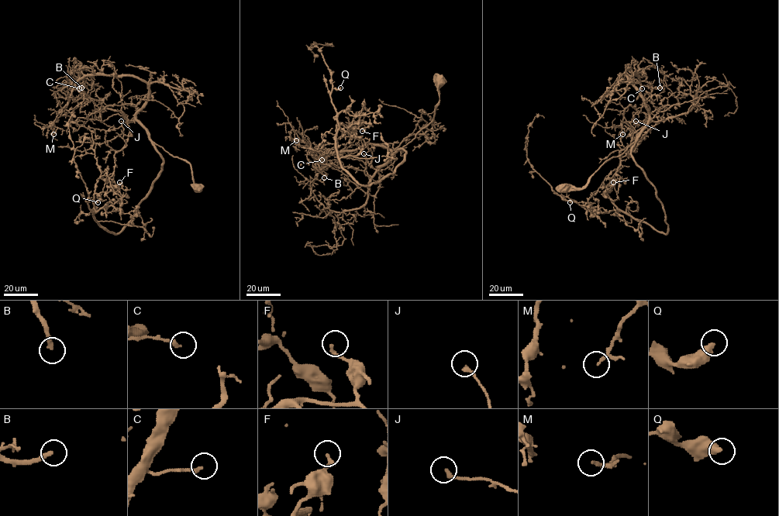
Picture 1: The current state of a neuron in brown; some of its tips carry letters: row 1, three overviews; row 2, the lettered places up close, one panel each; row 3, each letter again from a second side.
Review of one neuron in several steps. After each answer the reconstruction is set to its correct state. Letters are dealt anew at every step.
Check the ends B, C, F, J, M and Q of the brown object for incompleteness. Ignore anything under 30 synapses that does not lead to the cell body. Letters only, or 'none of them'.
B

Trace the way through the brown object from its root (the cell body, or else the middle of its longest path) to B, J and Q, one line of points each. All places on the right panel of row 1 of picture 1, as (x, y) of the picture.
B: (563, 189), (582, 189), (604, 162), (627, 149), (646, 125), (649, 110), (626, 76), (635, 74), (660, 87)
J: (563, 189), (582, 189), (604, 162), (620, 156), (651, 120), (646, 123), (635, 121)
Q: (563, 189), (582, 189), (651, 120), (619, 154), (617, 179), (606, 190), (616, 209), (591, 211), (570, 202)

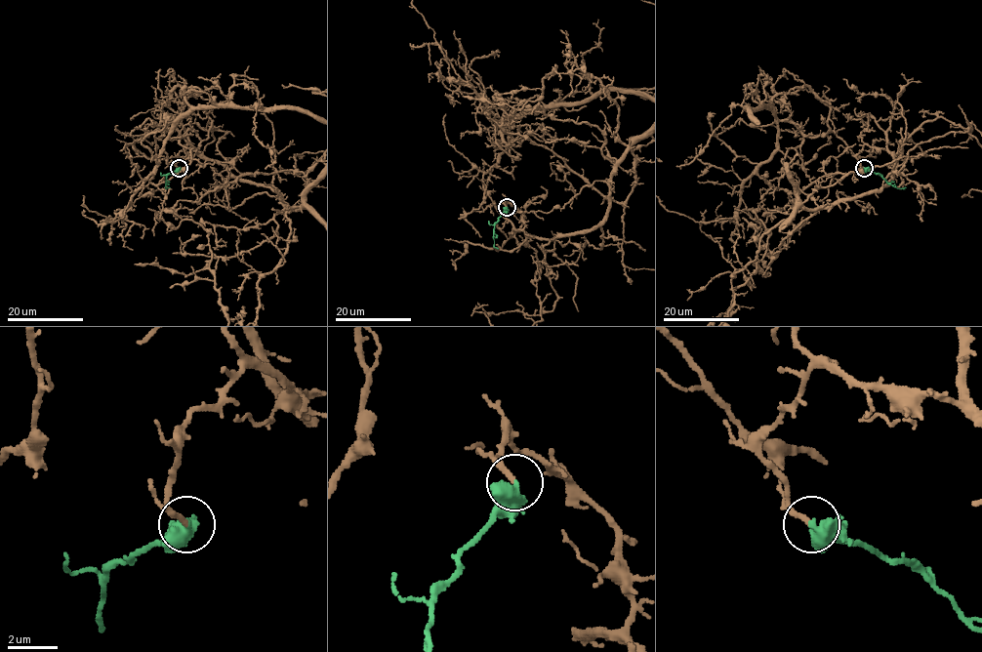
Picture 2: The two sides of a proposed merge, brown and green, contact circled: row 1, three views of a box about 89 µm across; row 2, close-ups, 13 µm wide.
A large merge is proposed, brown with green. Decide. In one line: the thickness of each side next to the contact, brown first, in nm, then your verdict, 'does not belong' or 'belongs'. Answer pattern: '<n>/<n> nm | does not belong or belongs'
220/440 nm | belongs

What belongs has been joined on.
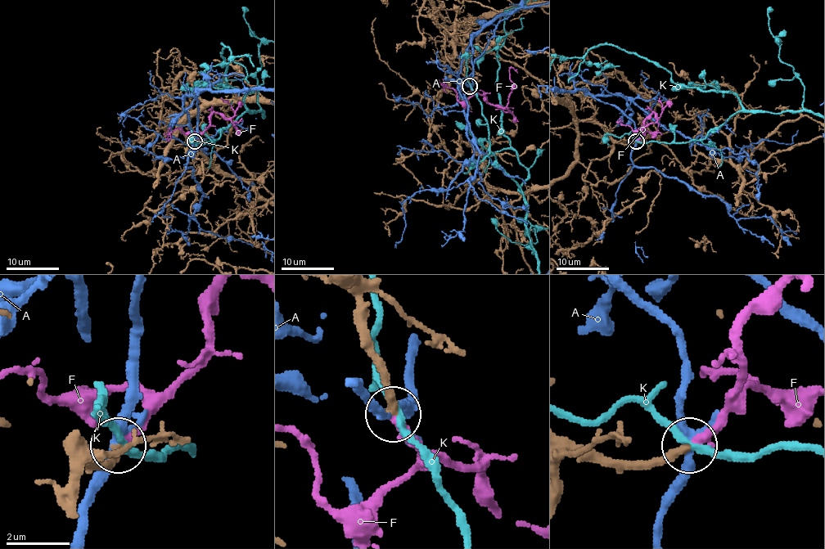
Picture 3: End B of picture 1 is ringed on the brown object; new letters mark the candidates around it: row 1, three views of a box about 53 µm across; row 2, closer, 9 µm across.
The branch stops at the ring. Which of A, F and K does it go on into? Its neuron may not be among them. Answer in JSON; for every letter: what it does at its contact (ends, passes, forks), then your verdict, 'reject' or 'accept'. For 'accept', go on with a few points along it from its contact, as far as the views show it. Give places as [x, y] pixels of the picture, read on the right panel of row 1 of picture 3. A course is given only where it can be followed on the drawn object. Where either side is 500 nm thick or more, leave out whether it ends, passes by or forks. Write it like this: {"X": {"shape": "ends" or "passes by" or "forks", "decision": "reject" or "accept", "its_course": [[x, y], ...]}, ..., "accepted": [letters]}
{"A": {"shape": "forks", "decision": "reject"}, "F": {"shape": "ends", "decision": "accept", "its_course": [[636, 141], [644, 131], [644, 120], [652, 112], [657, 118], [640, 132], [618, 123], [623, 120]]}, "K": {"shape": "passes by", "decision": "reject"}, "accepted": ["F"]}

